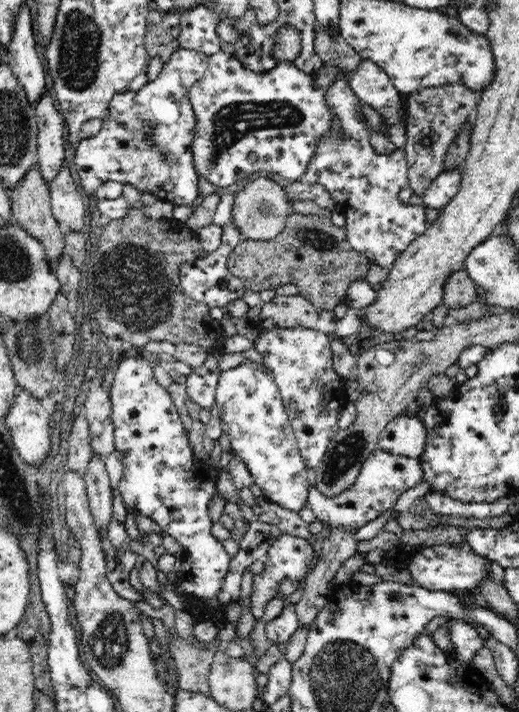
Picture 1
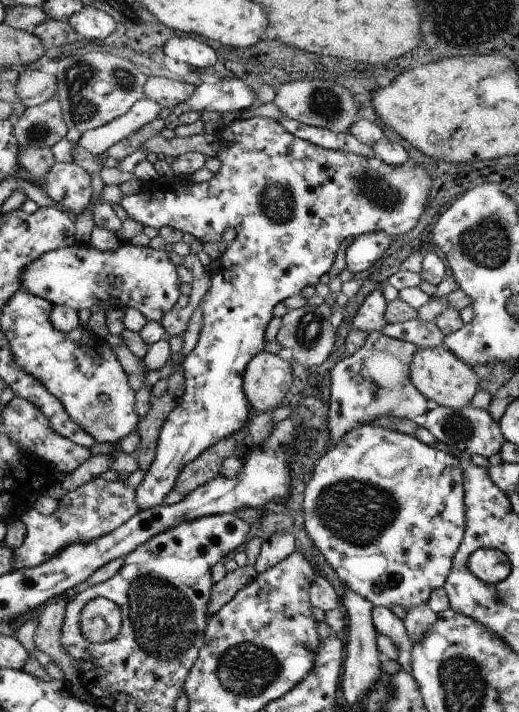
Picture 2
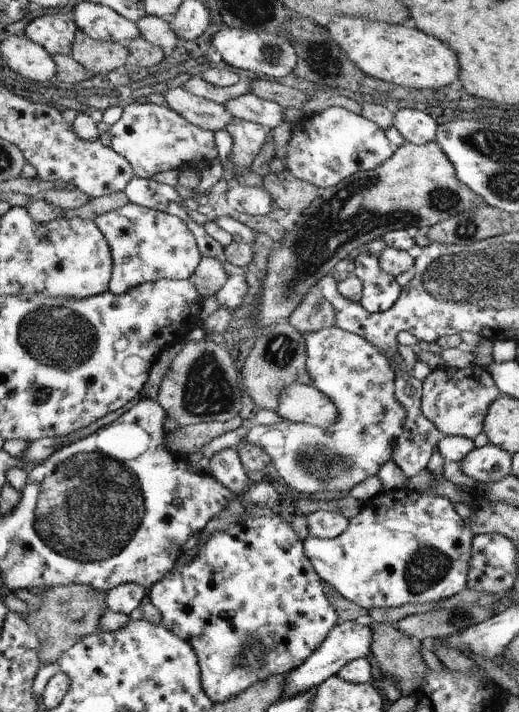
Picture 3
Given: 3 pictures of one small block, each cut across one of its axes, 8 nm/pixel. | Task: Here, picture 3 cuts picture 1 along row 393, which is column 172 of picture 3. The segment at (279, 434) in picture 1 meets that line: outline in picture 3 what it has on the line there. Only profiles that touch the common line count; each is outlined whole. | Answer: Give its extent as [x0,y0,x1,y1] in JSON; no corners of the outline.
[93,203,202,295]

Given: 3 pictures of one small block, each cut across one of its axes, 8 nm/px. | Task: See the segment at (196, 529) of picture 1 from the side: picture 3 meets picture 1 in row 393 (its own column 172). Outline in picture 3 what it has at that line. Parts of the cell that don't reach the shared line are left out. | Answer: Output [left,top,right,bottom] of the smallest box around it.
[109,100,216,179]

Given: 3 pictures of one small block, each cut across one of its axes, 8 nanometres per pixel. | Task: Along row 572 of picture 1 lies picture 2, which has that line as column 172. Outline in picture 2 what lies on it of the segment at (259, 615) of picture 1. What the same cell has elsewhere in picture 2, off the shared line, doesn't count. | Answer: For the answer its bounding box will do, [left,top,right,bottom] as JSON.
[22,242,181,320]

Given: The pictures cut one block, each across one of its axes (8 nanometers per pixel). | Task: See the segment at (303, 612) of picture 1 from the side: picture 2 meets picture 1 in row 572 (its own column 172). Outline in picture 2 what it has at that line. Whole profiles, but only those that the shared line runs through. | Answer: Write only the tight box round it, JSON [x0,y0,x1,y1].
[161,250,213,337]

